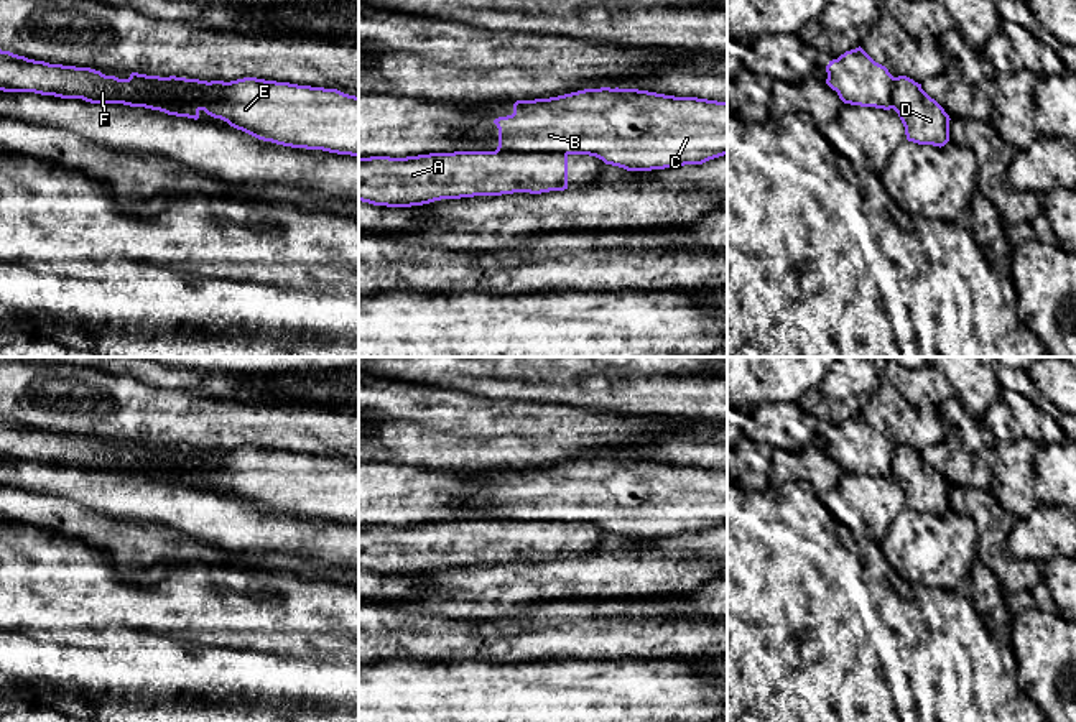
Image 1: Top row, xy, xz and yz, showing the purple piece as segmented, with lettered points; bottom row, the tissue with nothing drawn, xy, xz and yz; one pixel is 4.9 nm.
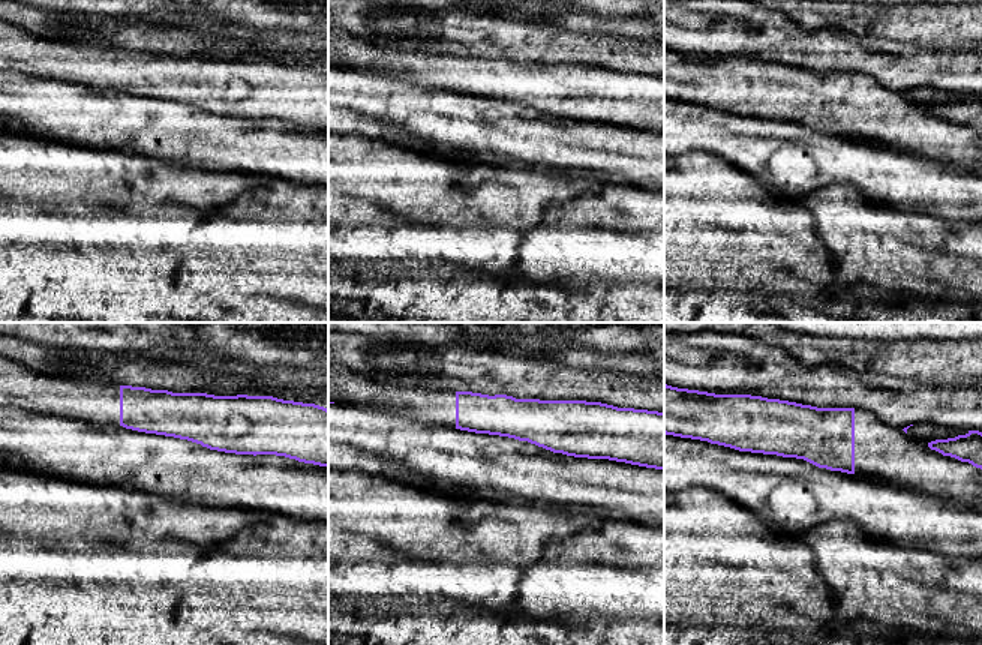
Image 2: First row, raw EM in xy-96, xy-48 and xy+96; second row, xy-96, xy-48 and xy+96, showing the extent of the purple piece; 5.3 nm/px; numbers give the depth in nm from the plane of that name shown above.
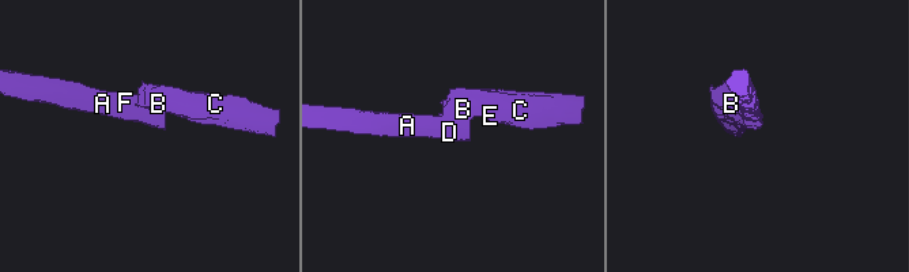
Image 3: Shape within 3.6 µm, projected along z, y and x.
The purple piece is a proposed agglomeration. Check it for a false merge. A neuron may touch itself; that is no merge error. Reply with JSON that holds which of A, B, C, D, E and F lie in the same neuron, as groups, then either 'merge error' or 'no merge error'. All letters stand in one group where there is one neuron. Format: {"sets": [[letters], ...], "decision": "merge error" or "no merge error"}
{"sets": [["A", "D", "F"], ["B", "C", "E"]], "decision": "merge error"}

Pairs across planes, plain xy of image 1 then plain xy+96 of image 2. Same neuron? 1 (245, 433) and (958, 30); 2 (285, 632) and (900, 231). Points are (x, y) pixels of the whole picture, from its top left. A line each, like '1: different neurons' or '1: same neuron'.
1: different neurons
2: same neuron

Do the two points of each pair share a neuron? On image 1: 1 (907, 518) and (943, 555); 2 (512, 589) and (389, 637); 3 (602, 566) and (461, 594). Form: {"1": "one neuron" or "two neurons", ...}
{"1": "one neuron", "2": "two neurons", "3": "one neuron"}

